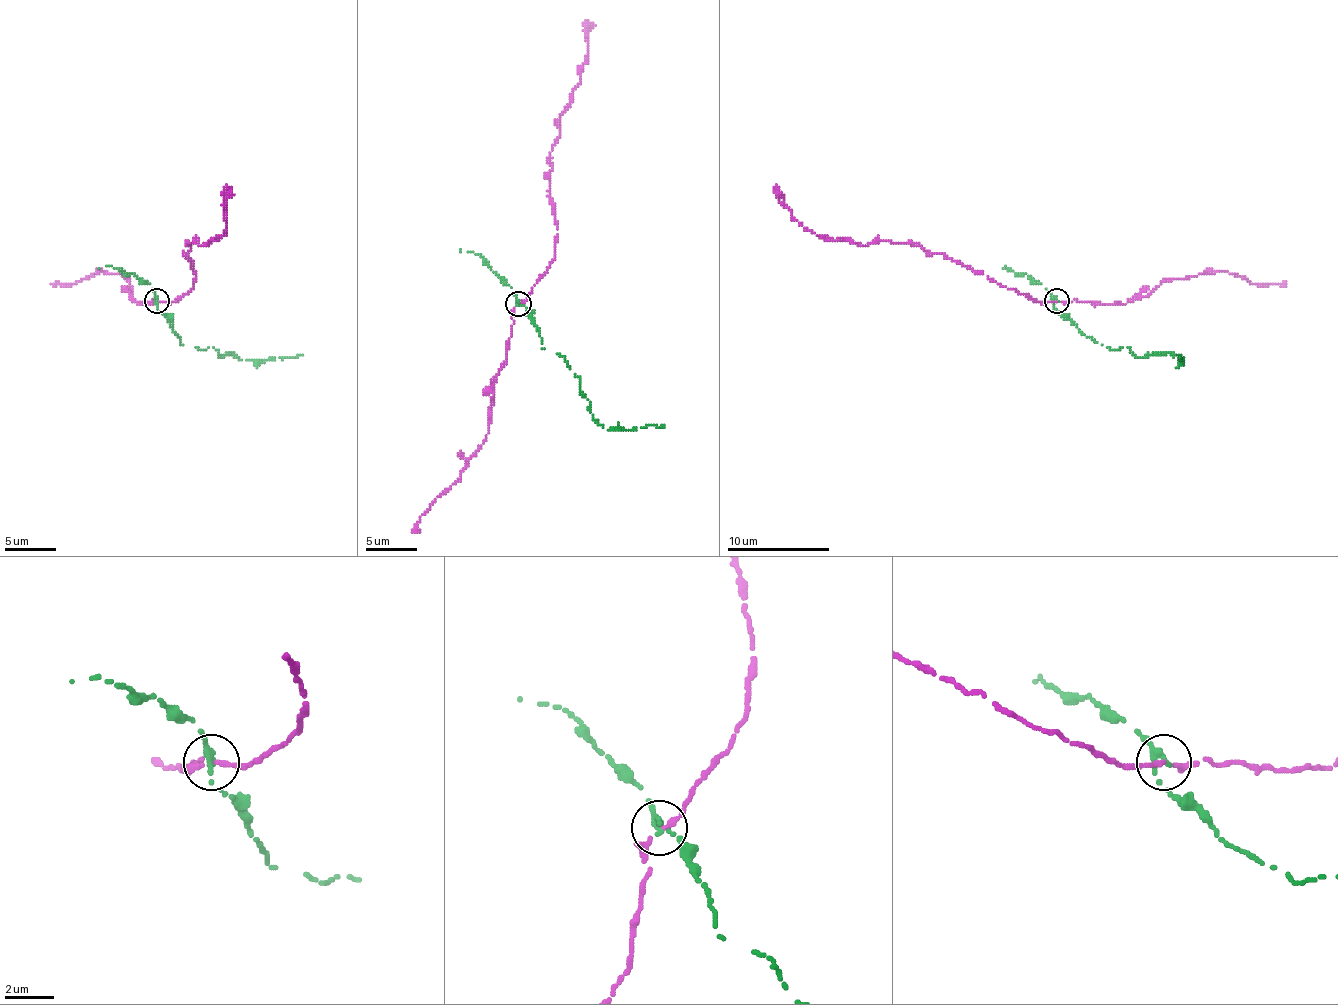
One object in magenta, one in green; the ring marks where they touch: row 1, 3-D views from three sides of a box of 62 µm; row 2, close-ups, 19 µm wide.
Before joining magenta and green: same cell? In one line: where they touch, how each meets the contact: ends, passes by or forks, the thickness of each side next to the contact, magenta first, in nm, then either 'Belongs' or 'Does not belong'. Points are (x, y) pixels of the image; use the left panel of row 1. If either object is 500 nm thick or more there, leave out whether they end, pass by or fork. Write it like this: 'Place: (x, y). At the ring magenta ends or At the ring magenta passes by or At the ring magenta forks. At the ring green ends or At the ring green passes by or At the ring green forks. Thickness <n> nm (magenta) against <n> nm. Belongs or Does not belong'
Place: (157, 301). At the ring magenta passes by. At the ring green ends. Thickness 170 nm (magenta) against 360 nm. Does not belong

